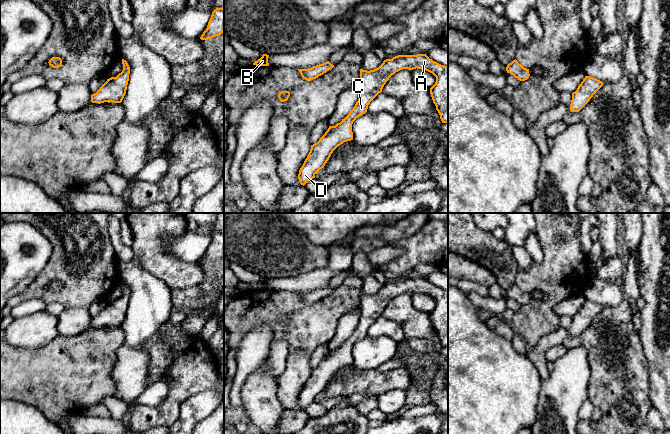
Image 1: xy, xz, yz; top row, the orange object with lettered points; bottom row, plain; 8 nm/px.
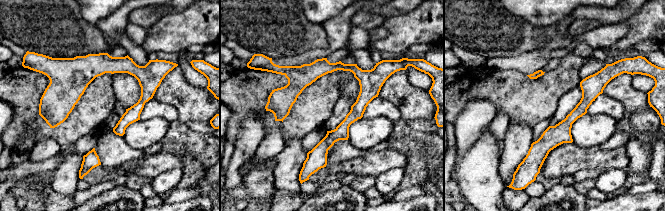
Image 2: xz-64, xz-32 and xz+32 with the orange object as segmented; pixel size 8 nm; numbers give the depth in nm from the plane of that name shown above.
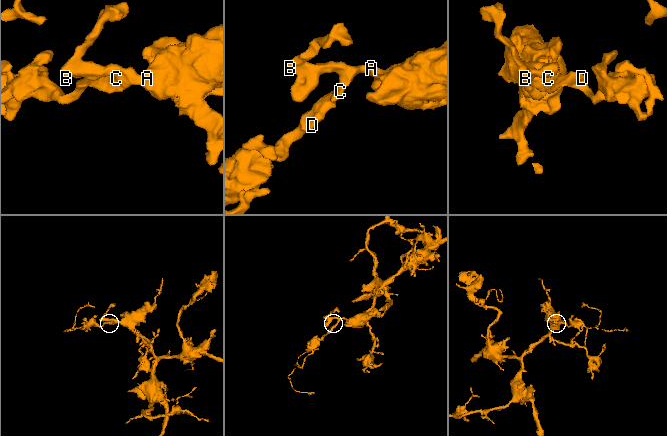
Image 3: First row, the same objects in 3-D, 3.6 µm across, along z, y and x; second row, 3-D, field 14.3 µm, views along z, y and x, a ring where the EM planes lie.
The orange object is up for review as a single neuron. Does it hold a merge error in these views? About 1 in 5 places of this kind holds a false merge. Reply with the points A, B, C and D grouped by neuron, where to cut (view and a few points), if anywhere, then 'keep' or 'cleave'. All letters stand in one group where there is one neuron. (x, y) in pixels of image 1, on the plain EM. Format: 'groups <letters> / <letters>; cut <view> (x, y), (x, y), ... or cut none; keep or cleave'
groups A B C D; cut none; keep

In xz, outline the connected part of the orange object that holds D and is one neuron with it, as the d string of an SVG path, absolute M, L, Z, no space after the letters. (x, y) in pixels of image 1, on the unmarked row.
M426 278L398 279L386 283L374 294L360 293L360 319L349 338L335 350L329 350L320 364L311 369L310 376L299 394L298 403L301 409L315 402L315 398L329 384L333 375L344 366L353 364L352 348L365 338L370 326L382 316L389 302L402 293L423 293L436 301L430 318L442 347L448 347L448 290L441 289Z

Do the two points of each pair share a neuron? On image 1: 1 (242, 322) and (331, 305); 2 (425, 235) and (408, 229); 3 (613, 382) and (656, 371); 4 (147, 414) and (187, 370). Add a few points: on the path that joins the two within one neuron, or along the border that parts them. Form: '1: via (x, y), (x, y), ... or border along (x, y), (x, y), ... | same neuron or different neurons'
1: via (264, 308), (309, 310) | same neuron
2: border along (426, 223), (413, 234), (394, 241) | different neurons
3: border along (643, 350), (648, 370), (649, 397) | different neurons
4: via (161, 411), (177, 395), (183, 384) | same neuron

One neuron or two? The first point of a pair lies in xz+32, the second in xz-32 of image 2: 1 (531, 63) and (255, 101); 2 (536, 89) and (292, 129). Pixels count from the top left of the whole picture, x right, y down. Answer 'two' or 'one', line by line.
1: two
2: one

